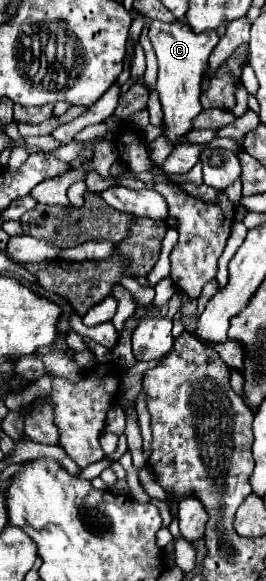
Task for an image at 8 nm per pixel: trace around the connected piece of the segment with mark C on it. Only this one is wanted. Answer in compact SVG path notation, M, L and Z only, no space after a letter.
M152 21L148 27L148 37L154 47L156 59L158 59L158 83L156 91L160 95L162 103L162 113L164 113L164 137L178 145L184 141L184 135L194 129L192 119L202 111L200 105L200 85L202 85L202 75L208 63L208 57L216 43L220 41L220 35L216 31L204 31L204 33L194 33L188 29L186 23L160 23Z

